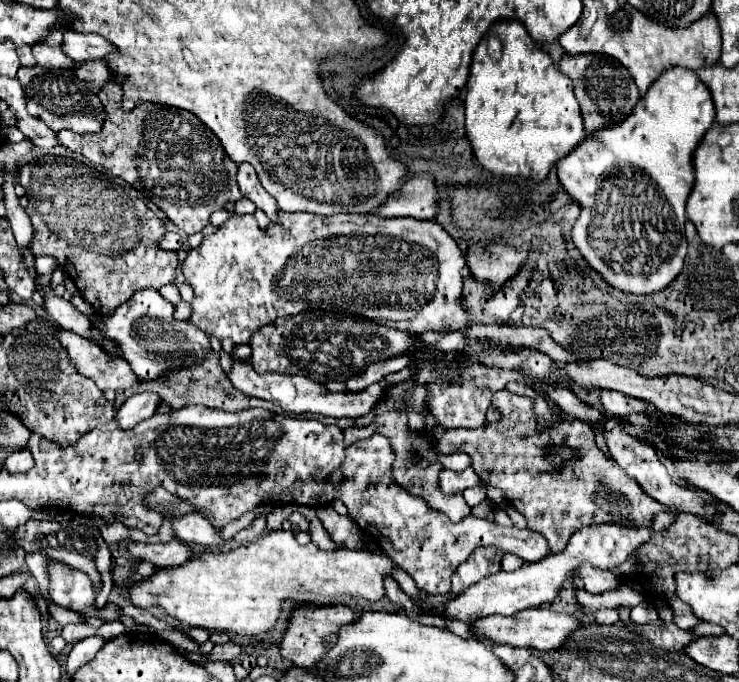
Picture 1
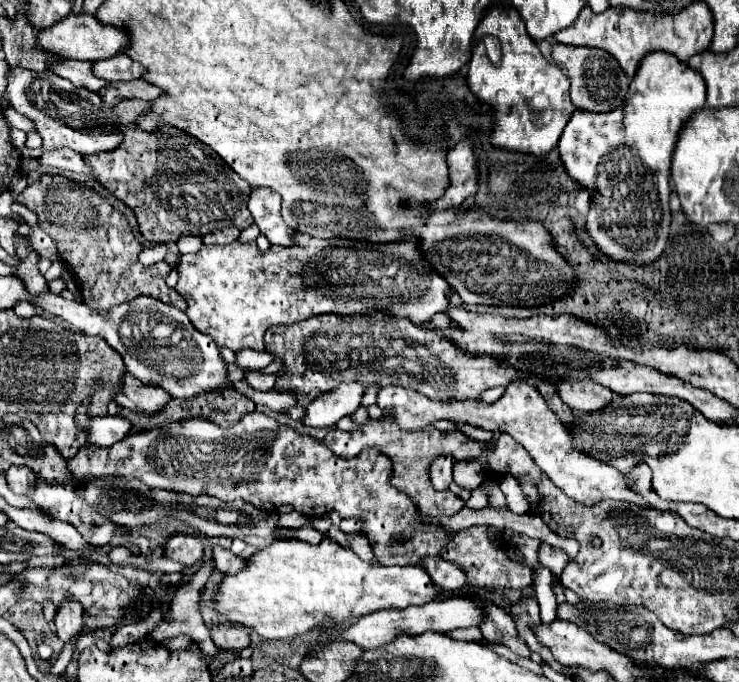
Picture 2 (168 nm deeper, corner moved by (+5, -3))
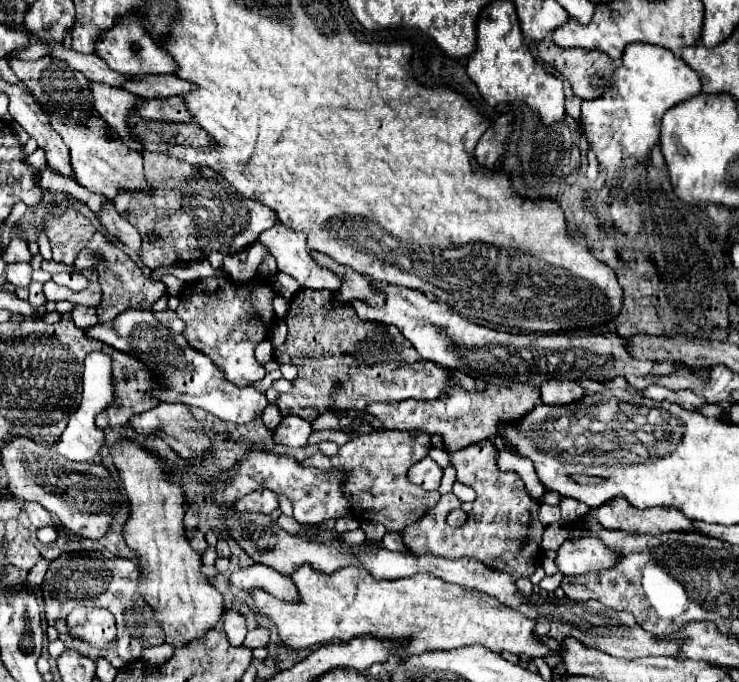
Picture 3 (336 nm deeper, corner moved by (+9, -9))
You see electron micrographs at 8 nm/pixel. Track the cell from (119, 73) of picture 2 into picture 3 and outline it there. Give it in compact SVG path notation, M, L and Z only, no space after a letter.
M174 75L166 77L130 77L130 85L126 85L126 91L134 93L140 99L150 97L170 97L180 95L184 91L192 91L194 85L190 85L184 79L178 79Z

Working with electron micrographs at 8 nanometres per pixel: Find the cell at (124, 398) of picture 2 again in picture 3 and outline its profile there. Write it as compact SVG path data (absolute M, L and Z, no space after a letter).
M162 403L162 405L154 407L146 413L138 413L130 419L130 425L140 435L156 435L156 437L164 439L184 459L194 461L194 459L200 459L200 457L210 457L210 441L206 439L202 427L194 421L190 409L182 403L174 403L174 405Z

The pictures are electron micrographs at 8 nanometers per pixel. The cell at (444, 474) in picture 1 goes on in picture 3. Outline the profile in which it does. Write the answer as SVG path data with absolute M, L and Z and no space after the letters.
M424 457L410 467L408 479L426 491L436 491L442 481L442 467L432 457Z

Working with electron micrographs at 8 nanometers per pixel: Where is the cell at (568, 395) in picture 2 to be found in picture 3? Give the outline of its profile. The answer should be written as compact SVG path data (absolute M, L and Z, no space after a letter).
M552 379L546 385L540 387L540 397L546 405L568 405L570 401L578 401L578 397L584 397L584 389L576 381L568 379Z

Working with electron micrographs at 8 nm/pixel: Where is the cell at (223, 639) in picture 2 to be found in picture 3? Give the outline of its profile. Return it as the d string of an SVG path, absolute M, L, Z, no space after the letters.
M252 629L248 631L246 639L244 639L244 645L248 649L254 649L254 647L266 647L268 645L268 629Z

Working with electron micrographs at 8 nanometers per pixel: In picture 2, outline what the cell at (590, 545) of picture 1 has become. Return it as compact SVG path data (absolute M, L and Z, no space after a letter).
M456 597L456 599L446 599L442 603L408 607L406 611L380 611L380 613L374 613L374 615L366 615L366 619L358 619L348 629L344 629L340 639L352 641L360 649L368 651L368 649L378 649L378 647L390 643L400 633L404 633L404 635L420 635L420 633L426 633L426 631L448 633L452 629L476 627L480 621L482 621L482 609L478 609L478 603L470 603L470 599Z

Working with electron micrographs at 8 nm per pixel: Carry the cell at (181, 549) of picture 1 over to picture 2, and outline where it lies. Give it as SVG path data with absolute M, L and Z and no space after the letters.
M176 535L166 545L166 557L172 561L180 561L184 565L194 565L204 557L204 543L194 535Z

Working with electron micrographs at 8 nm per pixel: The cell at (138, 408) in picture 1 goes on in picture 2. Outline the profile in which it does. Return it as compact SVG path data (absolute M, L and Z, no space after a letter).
M84 401L76 411L76 425L86 433L90 445L110 447L126 437L131 430L131 423L122 417L92 417L86 413L88 401Z

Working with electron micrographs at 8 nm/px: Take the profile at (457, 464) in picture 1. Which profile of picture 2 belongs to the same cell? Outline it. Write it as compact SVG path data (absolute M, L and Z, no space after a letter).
M456 461L454 463L454 481L456 485L460 485L462 489L474 491L482 481L484 481L484 473L478 461L466 463L466 461Z

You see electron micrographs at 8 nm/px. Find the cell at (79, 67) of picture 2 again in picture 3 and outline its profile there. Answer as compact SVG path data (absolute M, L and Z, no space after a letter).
M90 81L88 85L92 97L94 97L94 109L102 115L102 119L136 151L142 151L142 147L130 137L128 129L128 117L132 115L134 105L140 101L136 95L124 91L124 89L112 89L110 85L98 85L98 81Z

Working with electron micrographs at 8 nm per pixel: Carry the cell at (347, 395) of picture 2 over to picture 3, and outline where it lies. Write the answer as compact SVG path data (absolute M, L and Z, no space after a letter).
M286 415L274 431L274 441L288 447L304 447L312 433L312 421L306 421L298 415Z

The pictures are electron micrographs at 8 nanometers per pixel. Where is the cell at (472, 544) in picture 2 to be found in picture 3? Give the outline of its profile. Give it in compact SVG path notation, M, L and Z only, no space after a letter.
M484 439L460 449L458 453L450 453L450 465L456 469L456 479L476 491L468 521L460 529L454 529L444 521L444 517L432 517L432 509L428 509L418 523L402 531L404 543L416 555L438 555L448 559L474 557L490 569L506 571L514 581L530 577L540 559L542 541L538 503L528 497L526 487L516 473L498 471L494 439Z

